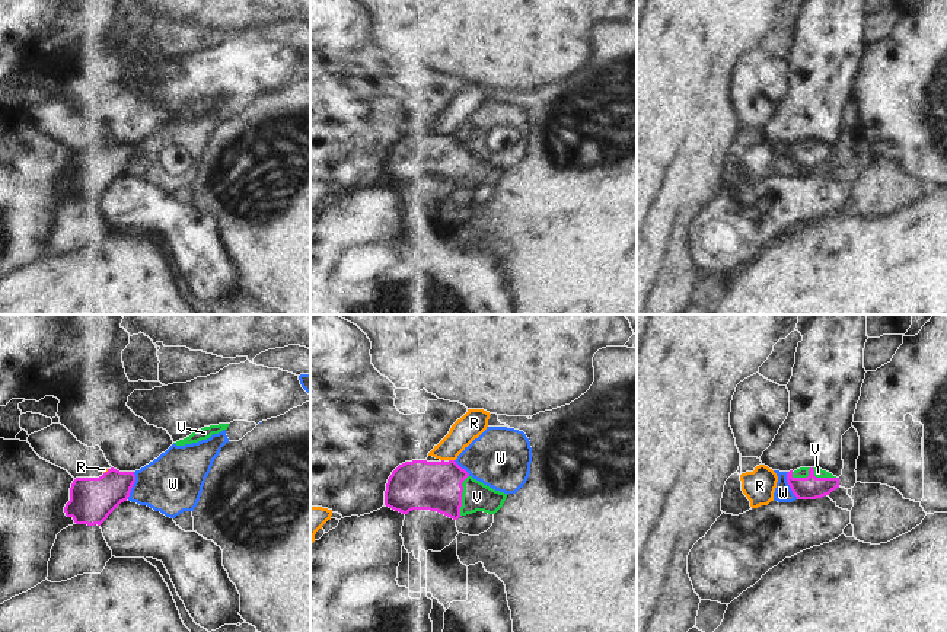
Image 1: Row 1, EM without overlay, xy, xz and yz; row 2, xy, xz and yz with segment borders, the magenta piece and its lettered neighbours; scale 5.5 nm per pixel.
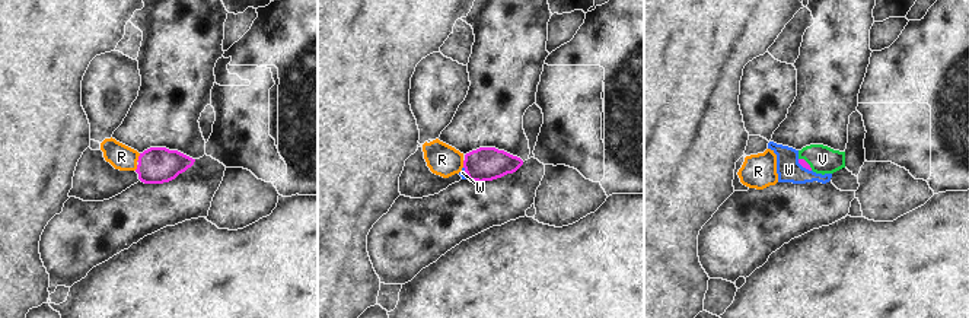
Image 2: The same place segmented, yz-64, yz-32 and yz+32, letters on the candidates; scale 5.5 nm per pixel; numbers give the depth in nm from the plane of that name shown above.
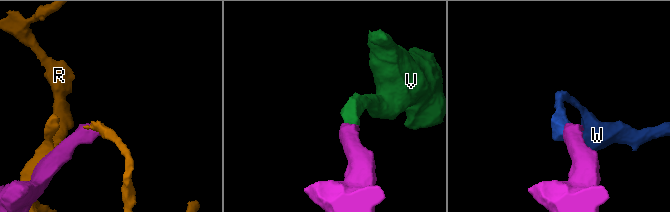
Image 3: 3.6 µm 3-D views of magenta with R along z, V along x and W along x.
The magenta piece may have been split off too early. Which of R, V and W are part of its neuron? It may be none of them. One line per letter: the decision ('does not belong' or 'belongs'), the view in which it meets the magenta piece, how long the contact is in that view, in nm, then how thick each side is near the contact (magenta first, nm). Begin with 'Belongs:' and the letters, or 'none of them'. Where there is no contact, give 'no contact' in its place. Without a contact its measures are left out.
Belongs: V
R: does not belong; meets magenta in xz; contact 30 nm long; 280 nm thick on the magenta side, 150 nm on the other
V: belongs; meets magenta in yz; contact 260 nm long; 130 nm thick on the magenta side, 50 nm on the other
W: does not belong; meets magenta in xy; contact 160 nm long; 240 nm thick on the magenta side, 320 nm on the other

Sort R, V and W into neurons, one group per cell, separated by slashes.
R / V / W

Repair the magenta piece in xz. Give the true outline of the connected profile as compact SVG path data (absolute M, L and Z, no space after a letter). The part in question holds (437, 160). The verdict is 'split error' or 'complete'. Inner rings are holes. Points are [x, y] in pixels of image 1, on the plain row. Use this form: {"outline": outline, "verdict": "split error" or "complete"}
{"outline": "M412 134L399 138L388 153L385 179L408 188L430 183L453 194L484 185L495 188L507 167L474 153L455 134Z", "verdict": "split error"}

